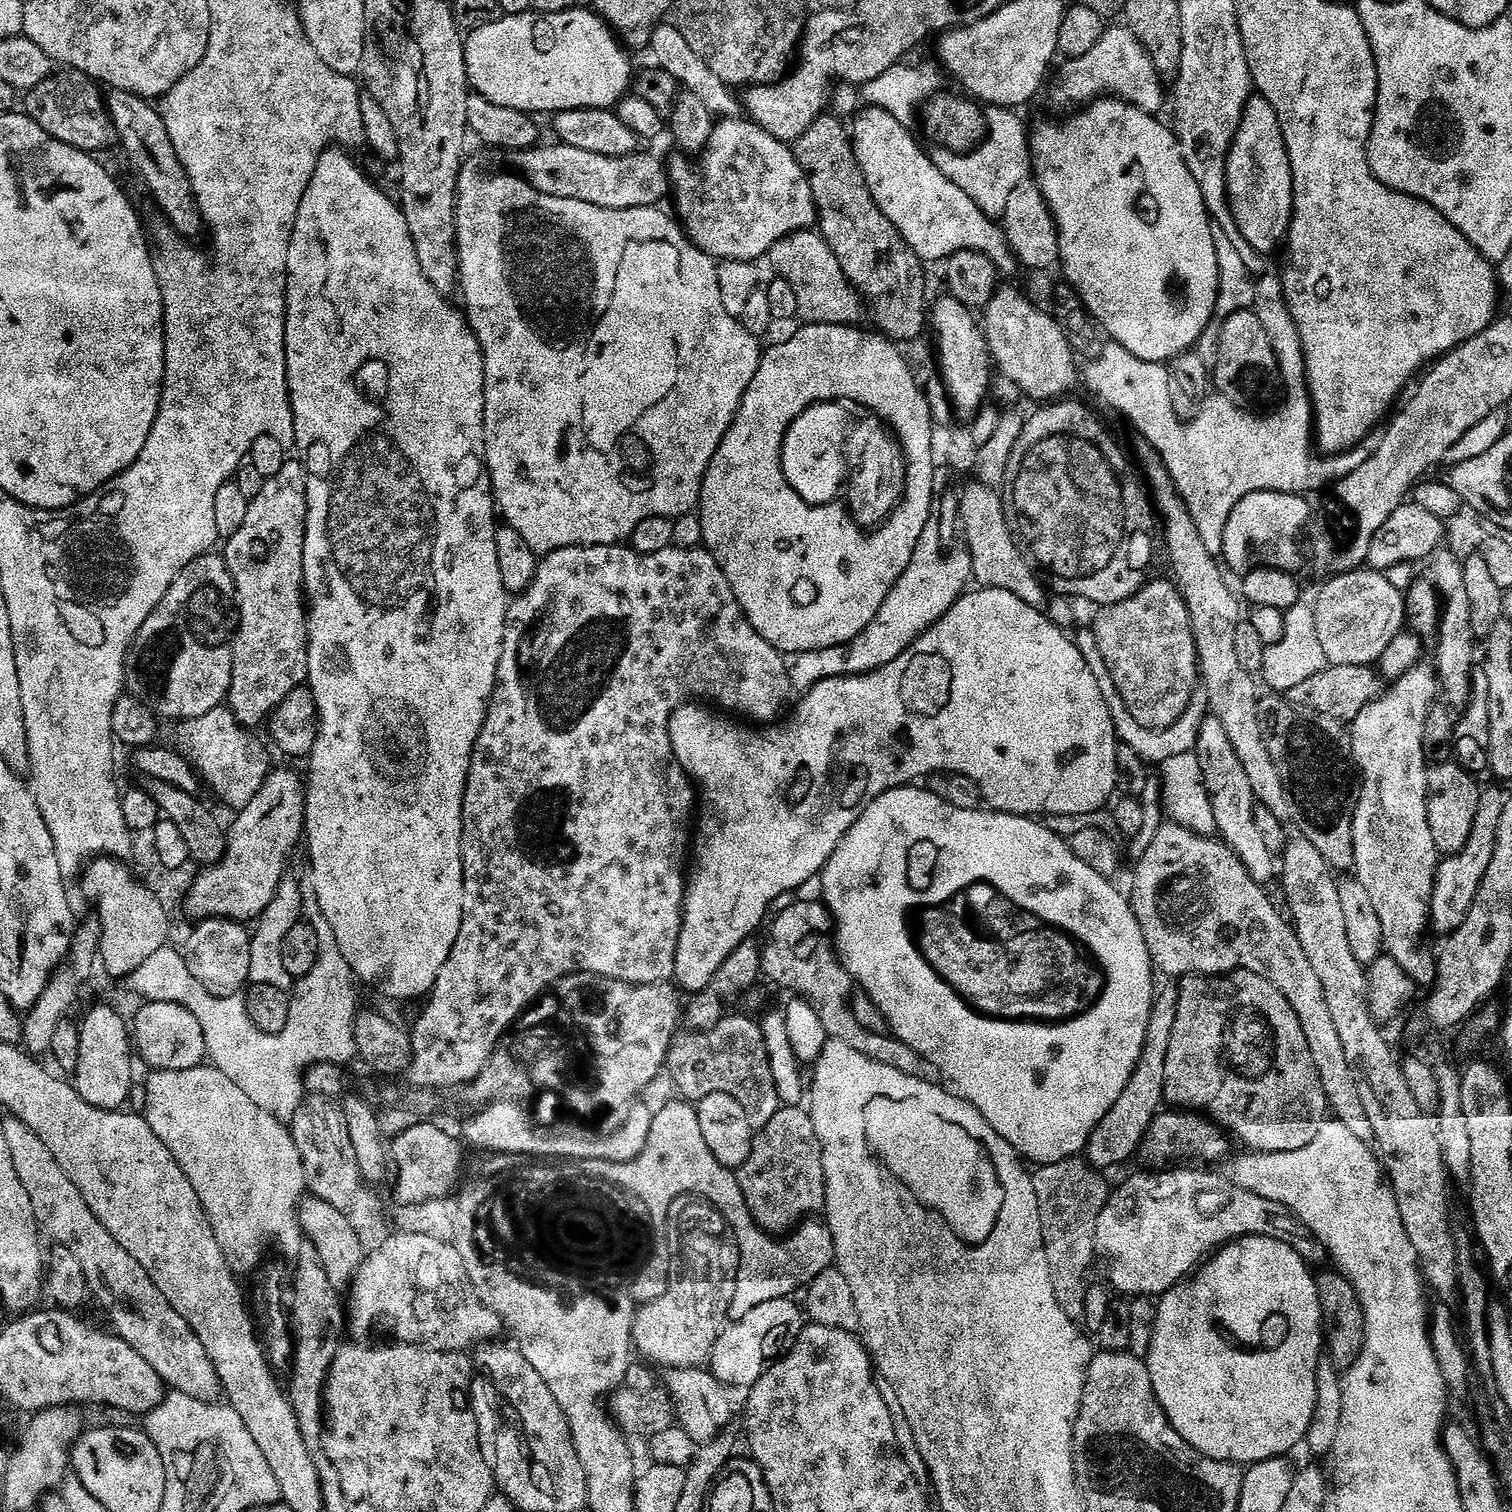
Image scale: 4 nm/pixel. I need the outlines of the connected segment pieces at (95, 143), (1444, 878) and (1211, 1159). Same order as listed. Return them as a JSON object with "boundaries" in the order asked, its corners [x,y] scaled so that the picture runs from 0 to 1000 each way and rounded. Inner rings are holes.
{"boundaries":[[[[37,46],[34,50],[25,54],[25,57],[15,62],[15,73],[30,89],[35,90],[38,94],[44,94],[44,97],[49,97],[59,102],[66,102],[77,93],[77,87],[74,79],[71,77],[71,70],[69,62],[65,58],[64,54],[57,49],[50,46]]],[[[979,523],[978,536],[975,538],[975,546],[972,549],[972,554],[970,554],[970,560],[961,566],[954,567],[950,573],[950,583],[947,589],[946,613],[954,618],[959,618],[970,610],[970,604],[976,596],[980,581],[983,575],[985,575],[985,567],[988,567],[988,560],[991,557],[991,546],[993,544],[993,536],[996,536],[998,527],[992,524]]],[[[769,734],[763,739],[763,742],[761,742],[761,747],[758,747],[755,753],[753,767],[759,774],[770,774],[784,769],[794,769],[791,767],[797,767],[799,769],[797,771],[802,771],[813,764],[812,754],[813,755],[813,749],[793,735]]]]}

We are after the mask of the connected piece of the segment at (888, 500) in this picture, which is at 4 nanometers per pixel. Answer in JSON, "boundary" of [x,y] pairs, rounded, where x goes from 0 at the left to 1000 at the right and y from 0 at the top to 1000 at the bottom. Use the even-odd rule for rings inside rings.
{"boundary":[[[576,275],[569,277],[560,291],[561,310],[562,314],[560,317],[561,325],[565,337],[565,341],[573,347],[579,347],[595,328],[597,313],[596,312],[597,301],[589,292],[585,283]]]}

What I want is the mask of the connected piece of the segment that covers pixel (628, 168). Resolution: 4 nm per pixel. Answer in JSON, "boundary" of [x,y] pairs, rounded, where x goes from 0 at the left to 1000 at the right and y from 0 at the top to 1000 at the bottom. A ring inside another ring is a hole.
{"boundary":[[[358,95],[340,103],[344,110],[342,111],[343,116],[351,120],[358,128],[364,128],[366,131],[380,131],[382,134],[390,134],[390,136],[398,136],[403,139],[417,139],[435,137],[439,128],[442,128],[440,109],[436,108],[431,103],[421,102],[402,104],[401,102],[390,102],[380,97],[364,95]]]}

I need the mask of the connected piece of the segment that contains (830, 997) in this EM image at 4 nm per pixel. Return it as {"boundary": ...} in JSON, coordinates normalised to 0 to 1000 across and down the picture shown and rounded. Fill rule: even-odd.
{"boundary":[[[539,595],[537,597],[519,597],[513,606],[510,606],[507,612],[508,620],[504,622],[503,628],[503,642],[505,647],[514,651],[516,653],[531,660],[541,671],[548,688],[554,688],[562,694],[567,694],[575,702],[583,702],[583,705],[591,705],[596,710],[602,710],[602,713],[607,713],[610,716],[622,717],[623,712],[618,702],[612,702],[607,694],[602,694],[602,692],[589,685],[581,685],[575,684],[575,681],[570,681],[570,676],[565,673],[563,660],[565,649],[563,645],[557,639],[556,632],[552,624],[552,612],[550,604],[547,598]]]}

